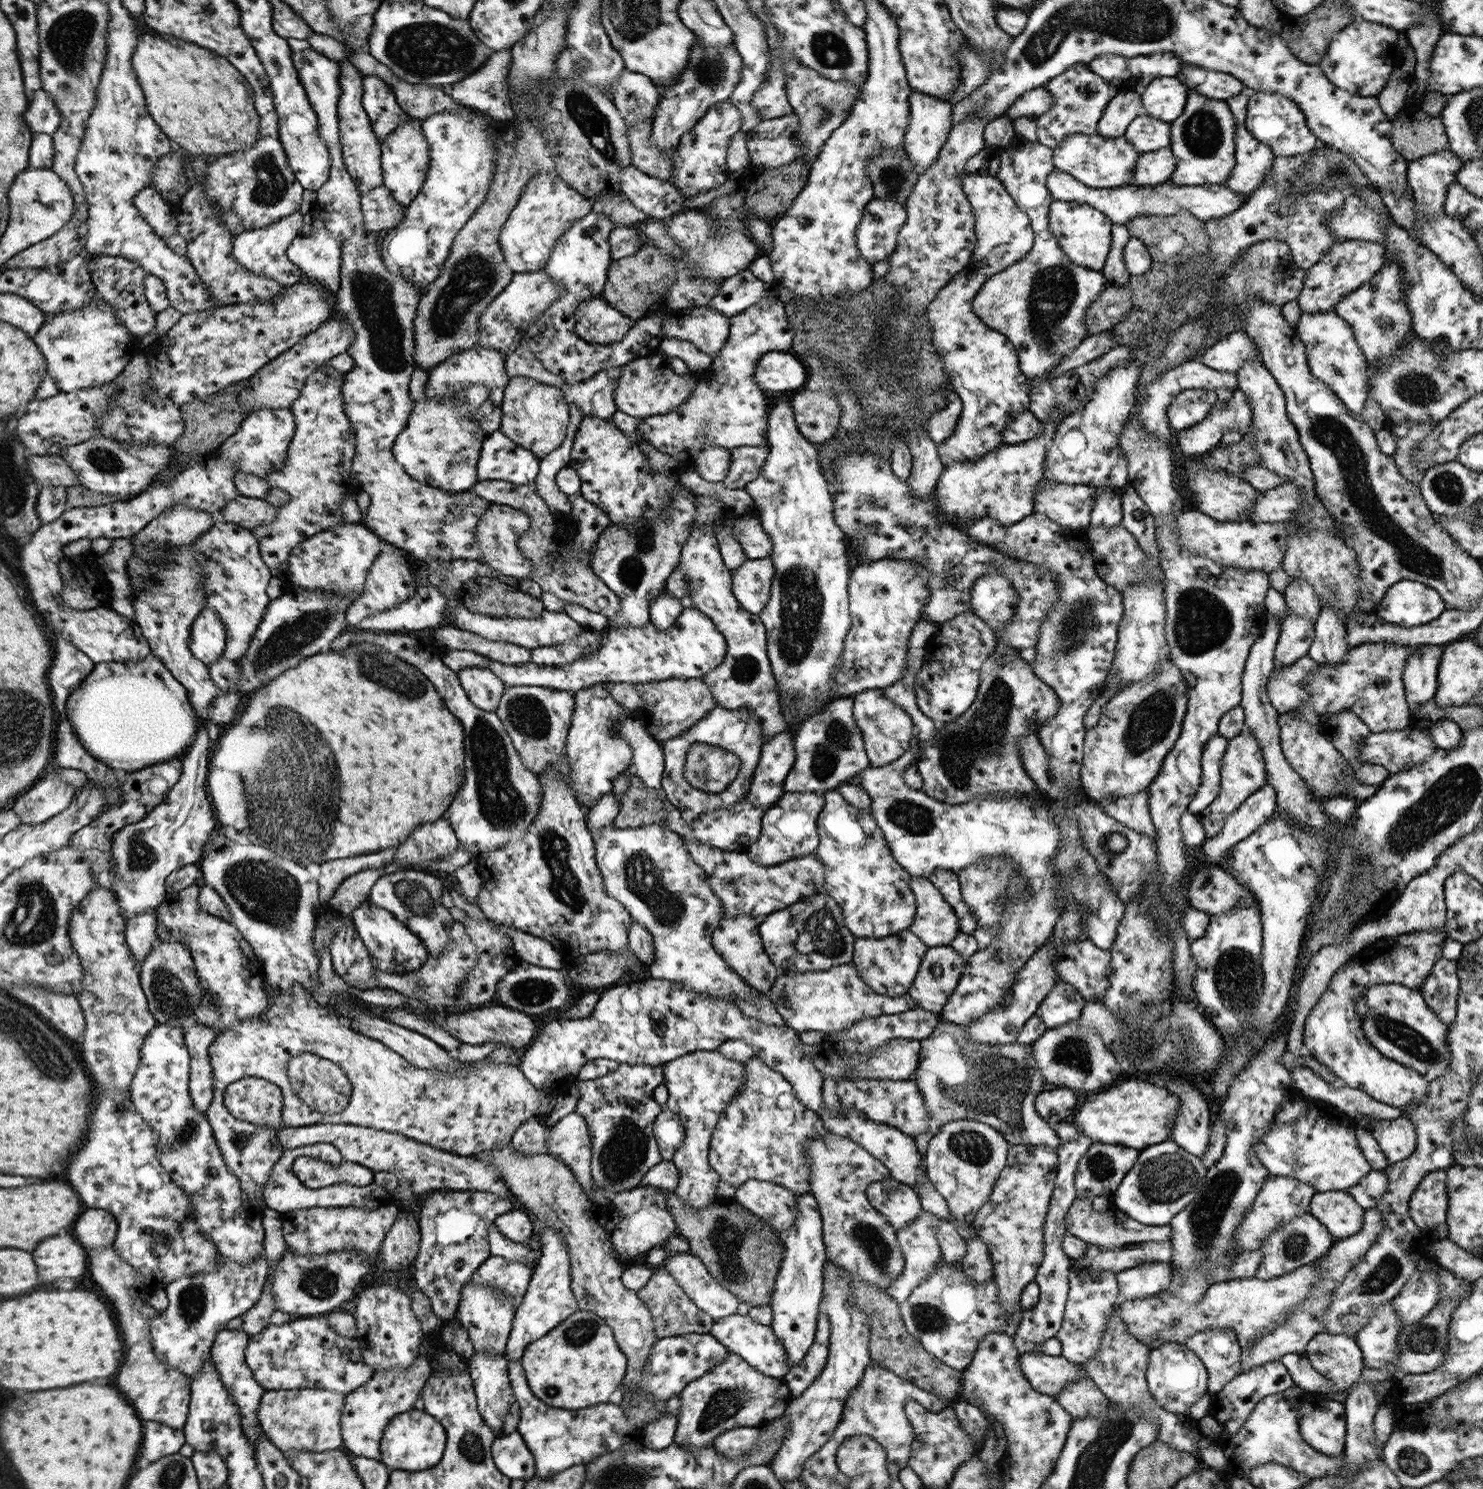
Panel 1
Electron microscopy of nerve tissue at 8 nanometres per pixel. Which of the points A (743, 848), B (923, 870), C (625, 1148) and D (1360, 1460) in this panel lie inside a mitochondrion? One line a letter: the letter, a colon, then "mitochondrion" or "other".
A: other
B: other
C: mitochondrion
D: other

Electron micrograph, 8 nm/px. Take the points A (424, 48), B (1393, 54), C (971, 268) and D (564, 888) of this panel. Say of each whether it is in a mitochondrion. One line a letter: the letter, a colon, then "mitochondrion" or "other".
A: mitochondrion
B: other
C: other
D: mitochondrion

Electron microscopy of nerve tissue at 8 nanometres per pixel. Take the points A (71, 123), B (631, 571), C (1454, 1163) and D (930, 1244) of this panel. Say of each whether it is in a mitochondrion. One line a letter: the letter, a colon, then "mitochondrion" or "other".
A: mitochondrion
B: mitochondrion
C: other
D: other

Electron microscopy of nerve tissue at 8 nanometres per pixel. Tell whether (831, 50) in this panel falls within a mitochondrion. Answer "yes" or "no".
yes

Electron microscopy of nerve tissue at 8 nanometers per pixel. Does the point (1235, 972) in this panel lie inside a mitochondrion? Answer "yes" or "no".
yes

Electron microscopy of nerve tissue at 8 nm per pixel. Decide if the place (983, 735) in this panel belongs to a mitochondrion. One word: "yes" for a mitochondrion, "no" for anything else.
yes

